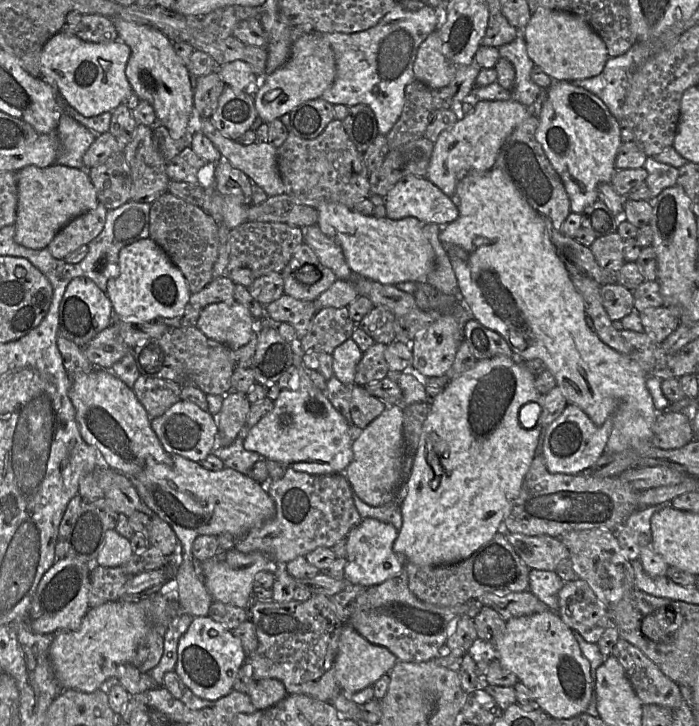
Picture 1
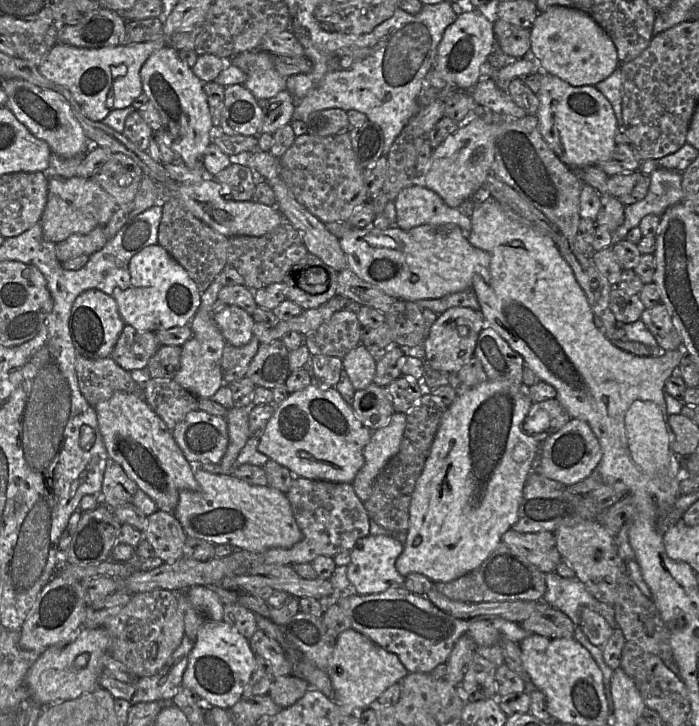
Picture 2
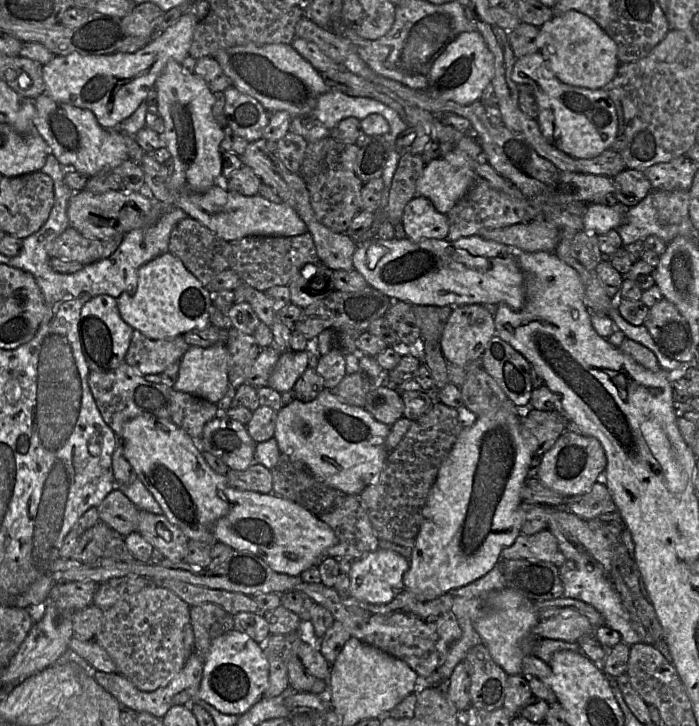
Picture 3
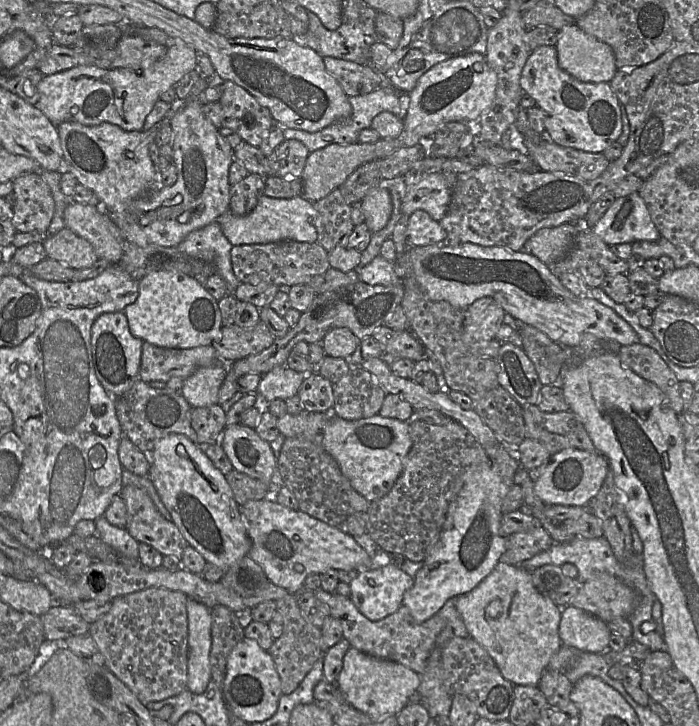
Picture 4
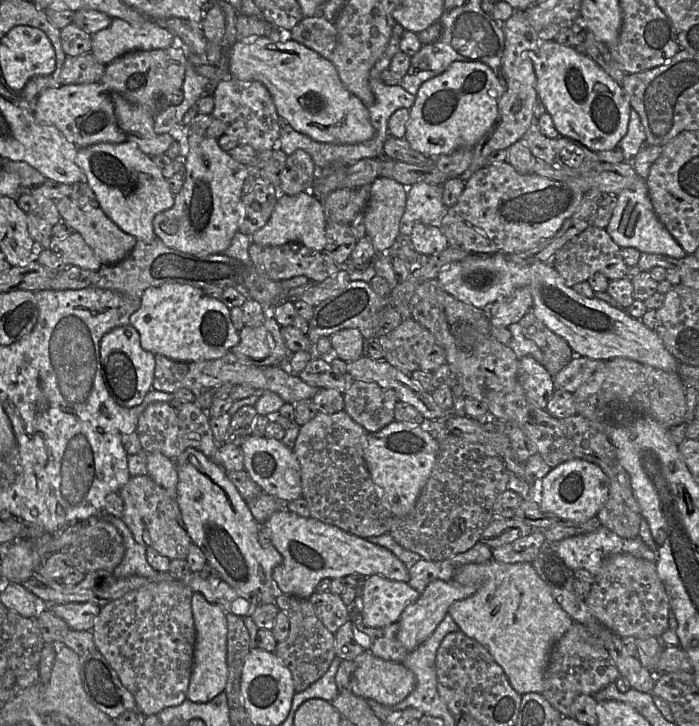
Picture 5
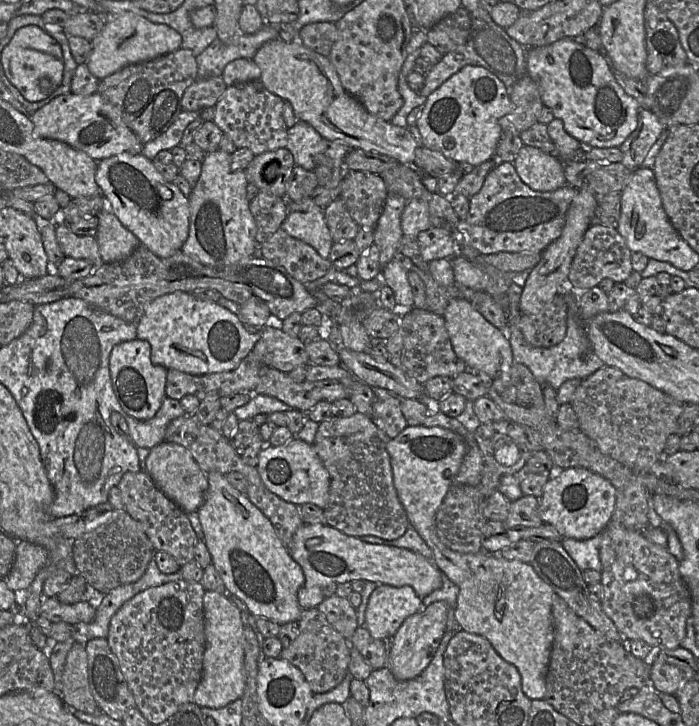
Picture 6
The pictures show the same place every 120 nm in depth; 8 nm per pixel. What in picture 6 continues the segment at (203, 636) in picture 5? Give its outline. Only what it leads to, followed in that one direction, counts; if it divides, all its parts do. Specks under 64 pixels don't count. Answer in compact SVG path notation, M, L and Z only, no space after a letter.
M205 591L203 596L206 649L201 681L193 703L199 707L222 708L240 700L245 691L243 629L240 609L224 594Z

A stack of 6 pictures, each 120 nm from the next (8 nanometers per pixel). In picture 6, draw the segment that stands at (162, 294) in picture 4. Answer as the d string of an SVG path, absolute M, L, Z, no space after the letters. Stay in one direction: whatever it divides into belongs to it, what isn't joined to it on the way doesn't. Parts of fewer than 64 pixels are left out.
M183 291L151 301L136 325L136 331L139 339L150 344L152 363L193 375L236 369L260 340L260 333L248 332L230 310Z

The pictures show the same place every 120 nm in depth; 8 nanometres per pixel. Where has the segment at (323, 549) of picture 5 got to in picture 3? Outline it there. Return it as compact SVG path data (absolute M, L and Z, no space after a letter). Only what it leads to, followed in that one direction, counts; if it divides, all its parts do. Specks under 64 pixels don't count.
M226 486L224 494L230 504L228 513L213 525L216 541L228 544L236 550L248 551L264 560L274 571L292 576L299 576L303 571L318 566L326 556L326 551L337 543L333 529L309 510L274 493L260 493L239 490Z

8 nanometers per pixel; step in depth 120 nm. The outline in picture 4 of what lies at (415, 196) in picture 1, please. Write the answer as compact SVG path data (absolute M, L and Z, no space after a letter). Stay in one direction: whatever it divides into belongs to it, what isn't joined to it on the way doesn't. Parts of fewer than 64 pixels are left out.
M416 210L409 215L405 232L408 248L441 244L445 238L446 231L440 222L431 218L427 212Z

